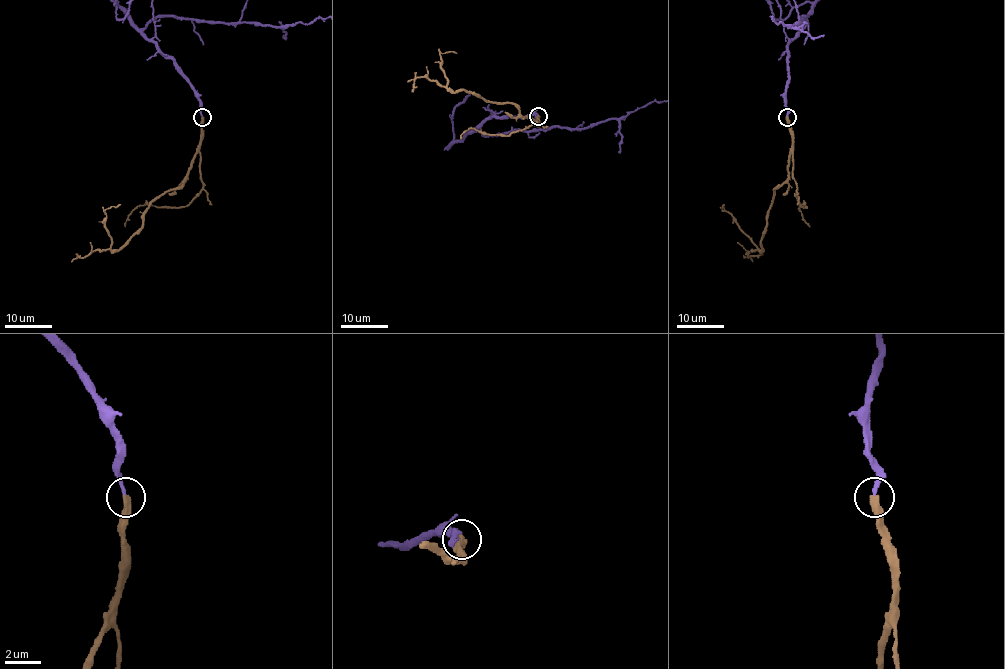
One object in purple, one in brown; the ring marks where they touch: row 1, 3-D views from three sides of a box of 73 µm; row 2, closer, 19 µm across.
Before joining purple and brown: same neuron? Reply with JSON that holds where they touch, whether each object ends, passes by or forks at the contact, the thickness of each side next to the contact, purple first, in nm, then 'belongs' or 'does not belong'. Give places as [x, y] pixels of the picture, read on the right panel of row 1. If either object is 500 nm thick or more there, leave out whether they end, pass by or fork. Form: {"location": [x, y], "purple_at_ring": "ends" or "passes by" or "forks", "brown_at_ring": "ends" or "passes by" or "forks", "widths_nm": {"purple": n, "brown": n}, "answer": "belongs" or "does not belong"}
{"location": [787, 117], "purple_at_ring": "ends", "brown_at_ring": "ends", "widths_nm": {"purple": 200, "brown": 360}, "answer": "belongs"}

